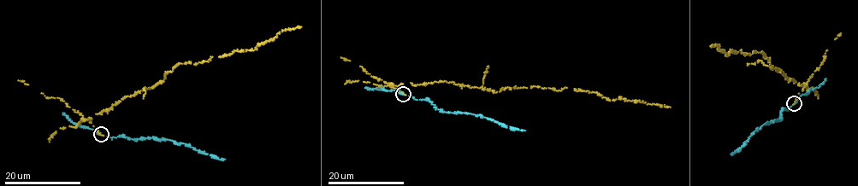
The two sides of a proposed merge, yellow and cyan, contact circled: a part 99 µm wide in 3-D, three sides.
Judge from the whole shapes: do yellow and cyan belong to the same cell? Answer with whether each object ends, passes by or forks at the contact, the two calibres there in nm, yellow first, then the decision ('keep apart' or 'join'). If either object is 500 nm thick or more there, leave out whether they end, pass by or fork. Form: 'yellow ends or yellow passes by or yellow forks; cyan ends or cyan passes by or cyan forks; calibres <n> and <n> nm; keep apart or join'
yellow ends; cyan ends; calibres 280 and 320 nm; keep apart

